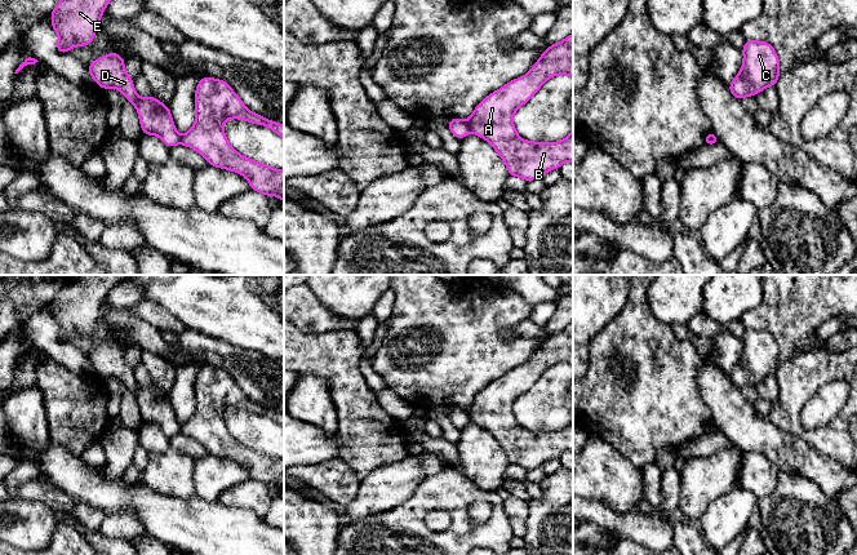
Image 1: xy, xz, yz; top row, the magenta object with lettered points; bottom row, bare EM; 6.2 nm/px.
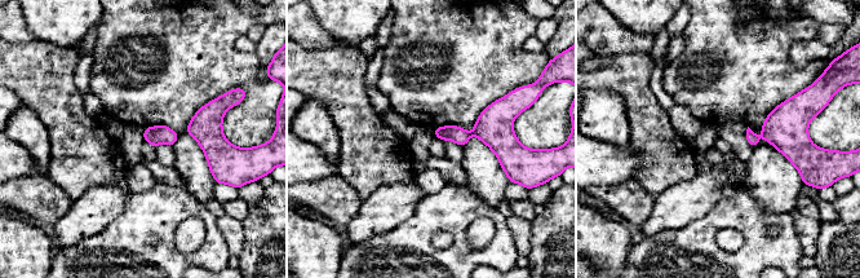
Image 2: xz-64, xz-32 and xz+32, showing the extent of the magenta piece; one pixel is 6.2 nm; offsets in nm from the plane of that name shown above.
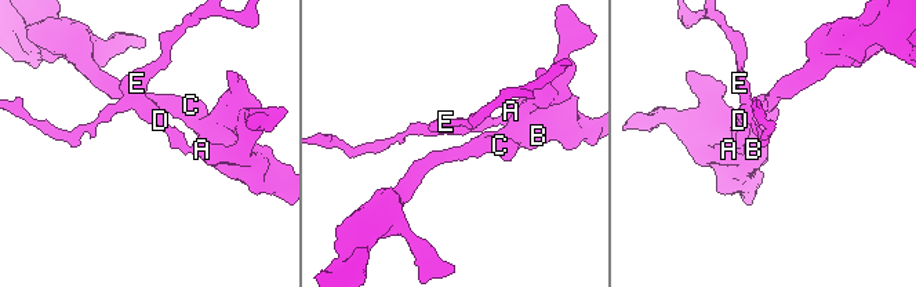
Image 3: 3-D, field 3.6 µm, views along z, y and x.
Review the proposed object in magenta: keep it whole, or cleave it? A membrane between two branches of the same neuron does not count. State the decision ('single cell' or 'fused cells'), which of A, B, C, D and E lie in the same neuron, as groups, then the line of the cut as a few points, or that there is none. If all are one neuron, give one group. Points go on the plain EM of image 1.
fused cells; A B C / D E; cut in xz along (466, 411), (471, 420)

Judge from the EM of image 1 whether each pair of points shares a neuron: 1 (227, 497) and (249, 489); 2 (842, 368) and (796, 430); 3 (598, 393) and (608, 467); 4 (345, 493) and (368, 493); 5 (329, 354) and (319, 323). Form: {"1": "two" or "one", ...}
{"1": "one", "2": "one", "3": "two", "4": "two", "5": "two"}

